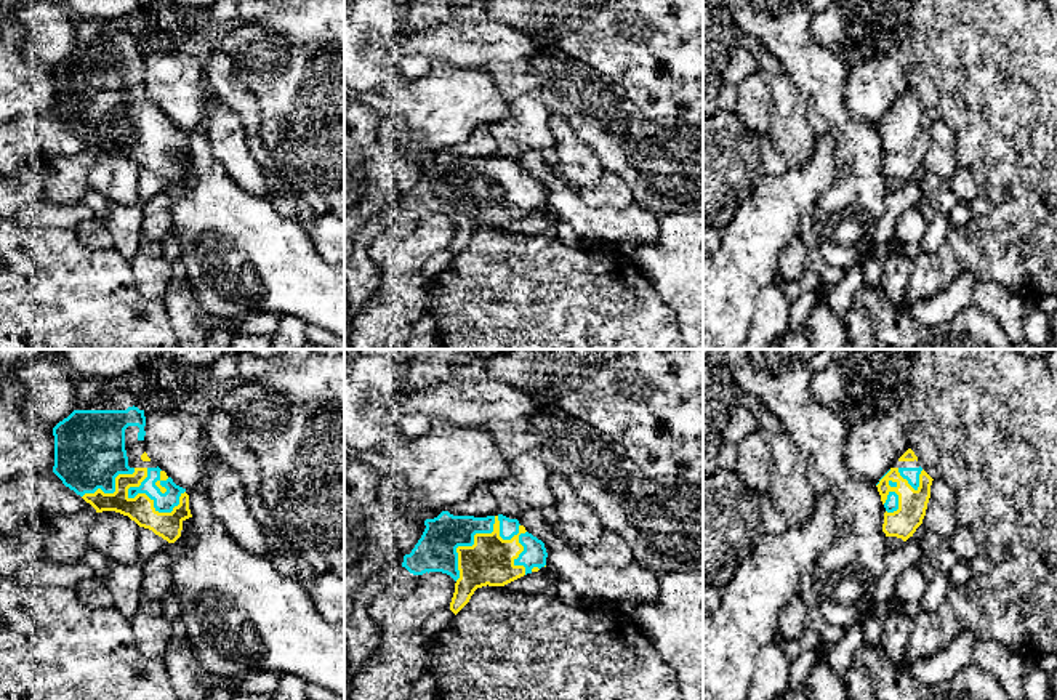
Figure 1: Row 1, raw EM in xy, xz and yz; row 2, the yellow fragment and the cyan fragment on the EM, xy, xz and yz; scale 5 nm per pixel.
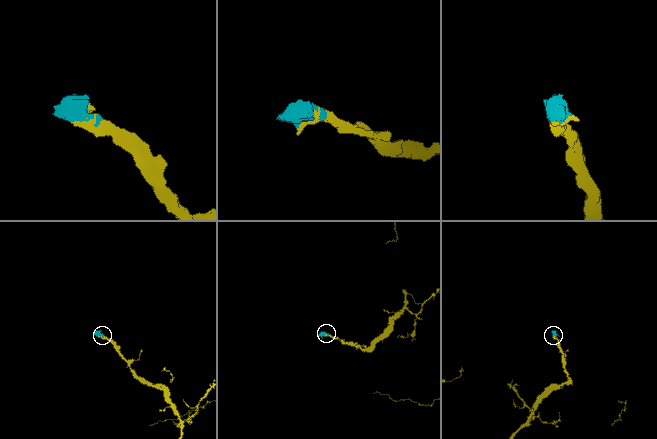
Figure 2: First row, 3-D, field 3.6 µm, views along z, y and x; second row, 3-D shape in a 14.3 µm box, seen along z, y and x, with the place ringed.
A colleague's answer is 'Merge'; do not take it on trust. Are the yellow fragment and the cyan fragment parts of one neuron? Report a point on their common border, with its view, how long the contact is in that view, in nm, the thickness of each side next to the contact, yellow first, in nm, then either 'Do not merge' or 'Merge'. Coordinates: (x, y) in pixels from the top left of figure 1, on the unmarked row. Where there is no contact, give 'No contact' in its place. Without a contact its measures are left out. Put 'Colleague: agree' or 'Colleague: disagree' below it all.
Touches yellow at xz (481, 175). Shared border 440 nm. Thickness 240 nm (yellow) against 200 nm. Merge
Colleague: agree

